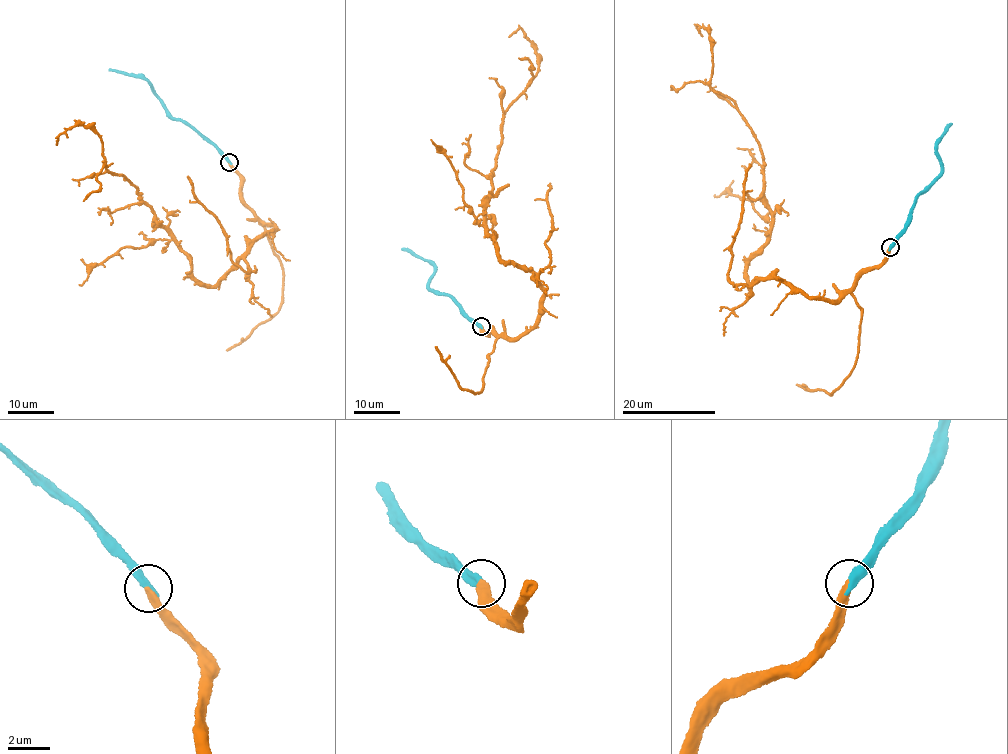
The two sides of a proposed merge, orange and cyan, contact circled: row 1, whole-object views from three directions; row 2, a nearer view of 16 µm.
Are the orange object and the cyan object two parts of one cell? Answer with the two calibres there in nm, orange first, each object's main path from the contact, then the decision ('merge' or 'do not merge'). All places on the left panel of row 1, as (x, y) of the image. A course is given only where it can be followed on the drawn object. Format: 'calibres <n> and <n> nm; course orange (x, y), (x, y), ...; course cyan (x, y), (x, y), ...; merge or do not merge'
calibres 340 and 360 nm; course orange (229, 162), (244, 201), (276, 229), (209, 286), (136, 186), (104, 166), (101, 136), (74, 126), (56, 144); course cyan (229, 162), (183, 121), (167, 116), (151, 83), (108, 70); merge

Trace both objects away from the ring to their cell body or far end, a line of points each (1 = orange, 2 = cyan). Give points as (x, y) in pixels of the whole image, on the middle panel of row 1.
1: (481, 326), (515, 339), (544, 295), (486, 230), (500, 130), (539, 71), (519, 28), (508, 36)
2: (481, 326), (464, 315), (451, 297), (430, 290), (429, 281), (434, 272), (432, 264), (401, 248)

